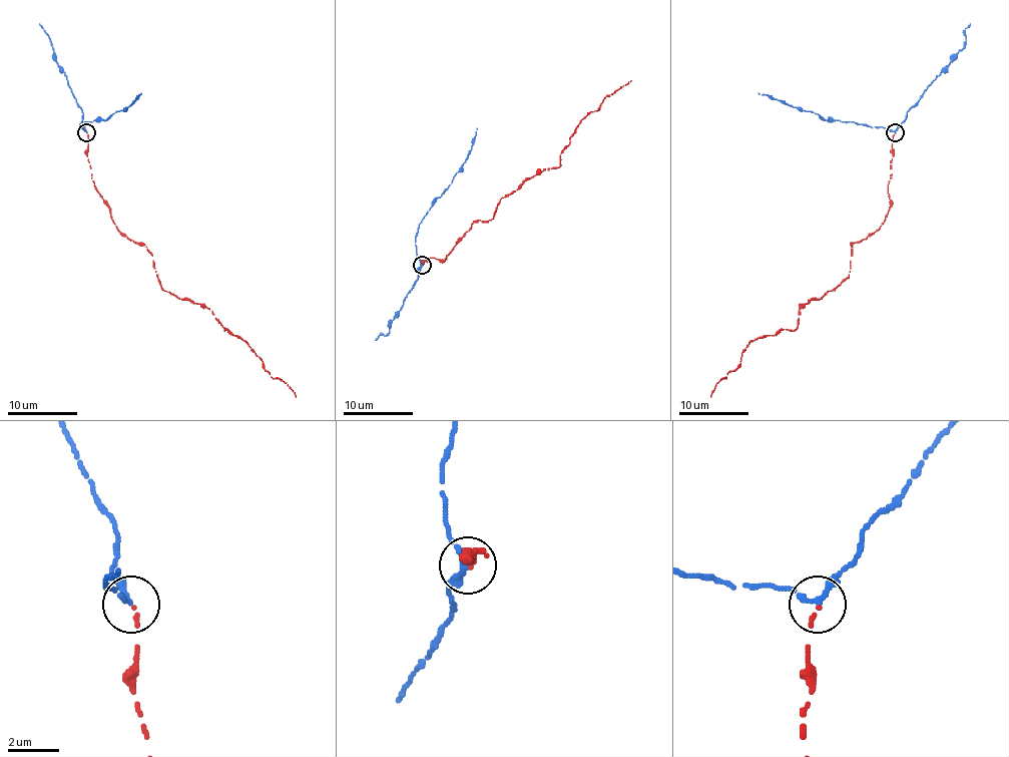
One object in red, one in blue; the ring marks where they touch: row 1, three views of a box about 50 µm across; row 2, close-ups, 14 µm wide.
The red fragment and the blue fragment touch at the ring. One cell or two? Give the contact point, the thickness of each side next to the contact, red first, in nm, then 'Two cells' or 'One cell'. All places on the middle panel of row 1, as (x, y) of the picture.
Place: (422, 265). Thickness 130 nm (red) against 220 nm. One cell

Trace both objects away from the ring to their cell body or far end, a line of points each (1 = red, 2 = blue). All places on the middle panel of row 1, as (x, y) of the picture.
1: (423, 265), (443, 260), (474, 222), (492, 220), (502, 198), (558, 167), (580, 120), (630, 81)
2: (423, 265), (416, 253), (419, 223), (466, 160), (476, 127)

